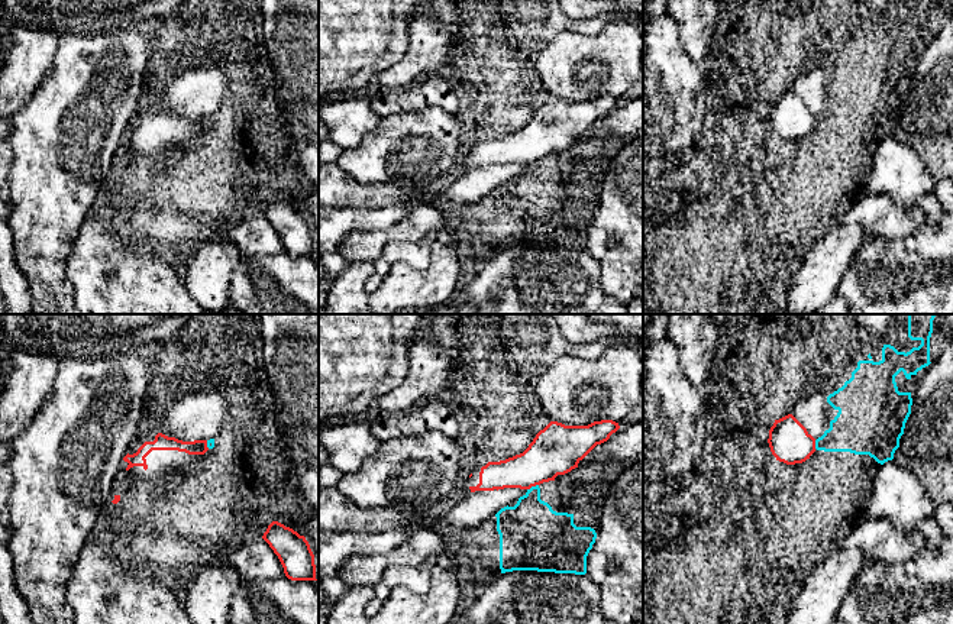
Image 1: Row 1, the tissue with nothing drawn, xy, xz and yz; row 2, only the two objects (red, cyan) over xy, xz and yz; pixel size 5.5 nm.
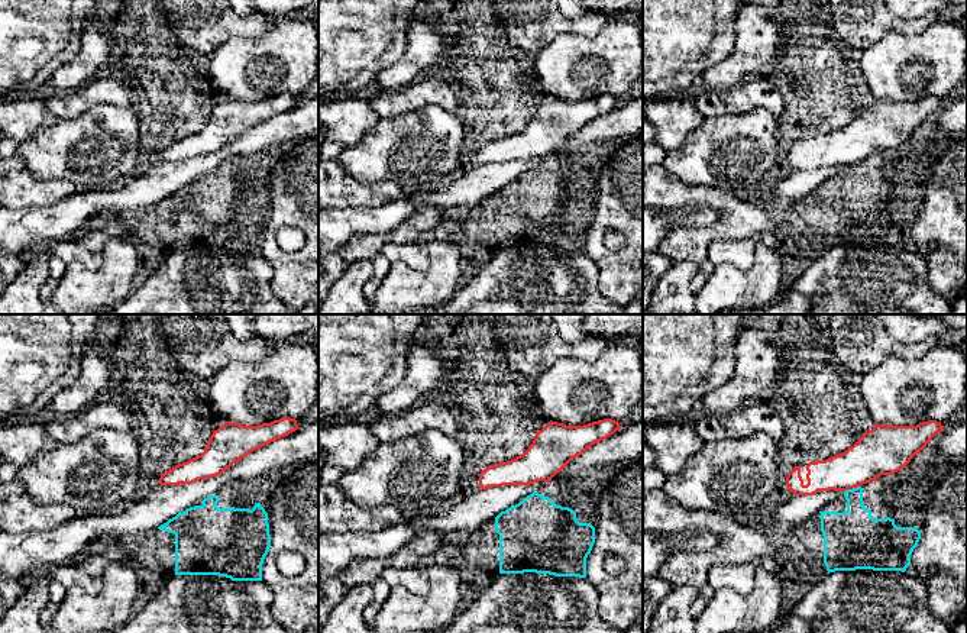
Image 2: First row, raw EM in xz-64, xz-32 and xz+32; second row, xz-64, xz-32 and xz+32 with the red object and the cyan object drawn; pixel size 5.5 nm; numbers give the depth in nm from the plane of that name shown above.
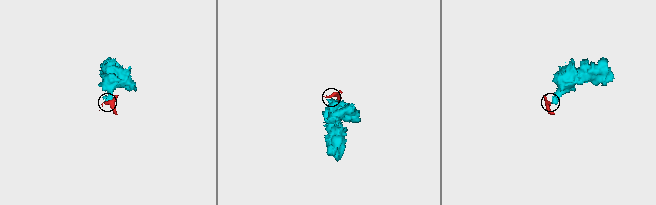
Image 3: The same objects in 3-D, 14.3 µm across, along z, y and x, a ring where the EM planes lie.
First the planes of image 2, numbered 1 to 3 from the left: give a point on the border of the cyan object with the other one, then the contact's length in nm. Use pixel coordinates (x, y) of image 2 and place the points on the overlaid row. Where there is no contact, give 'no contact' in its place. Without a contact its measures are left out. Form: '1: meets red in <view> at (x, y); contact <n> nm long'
1: no contact
2: no contact
3: meets red in xz+32 at (851, 488); contact 100 nm long

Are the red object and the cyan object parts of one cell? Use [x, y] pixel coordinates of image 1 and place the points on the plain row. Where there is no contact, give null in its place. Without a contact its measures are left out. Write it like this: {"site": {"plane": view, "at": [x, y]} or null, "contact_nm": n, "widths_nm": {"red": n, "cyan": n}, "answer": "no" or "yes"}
{"site": {"plane": "xz", "at": [532, 161]}, "contact_nm": 70, "widths_nm": {"red": 280, "cyan": 340}, "answer": "no"}

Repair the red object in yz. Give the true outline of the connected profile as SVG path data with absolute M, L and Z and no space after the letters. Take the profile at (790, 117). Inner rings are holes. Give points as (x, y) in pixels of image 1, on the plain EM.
M792 90L775 96L768 119L776 136L786 140L802 139L815 127L815 114Z

